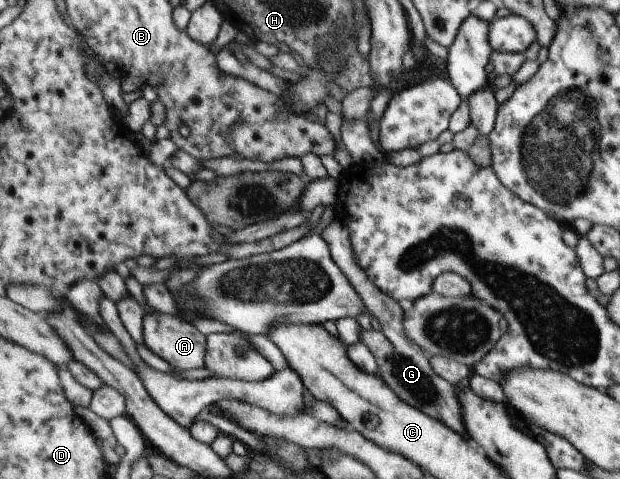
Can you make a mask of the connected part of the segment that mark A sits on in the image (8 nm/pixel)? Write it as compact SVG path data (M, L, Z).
M153 311L153 313L145 315L145 327L143 329L145 330L145 345L155 355L169 361L173 367L177 367L181 371L185 371L185 369L195 371L195 369L205 368L208 339L191 322L183 321L175 315Z

